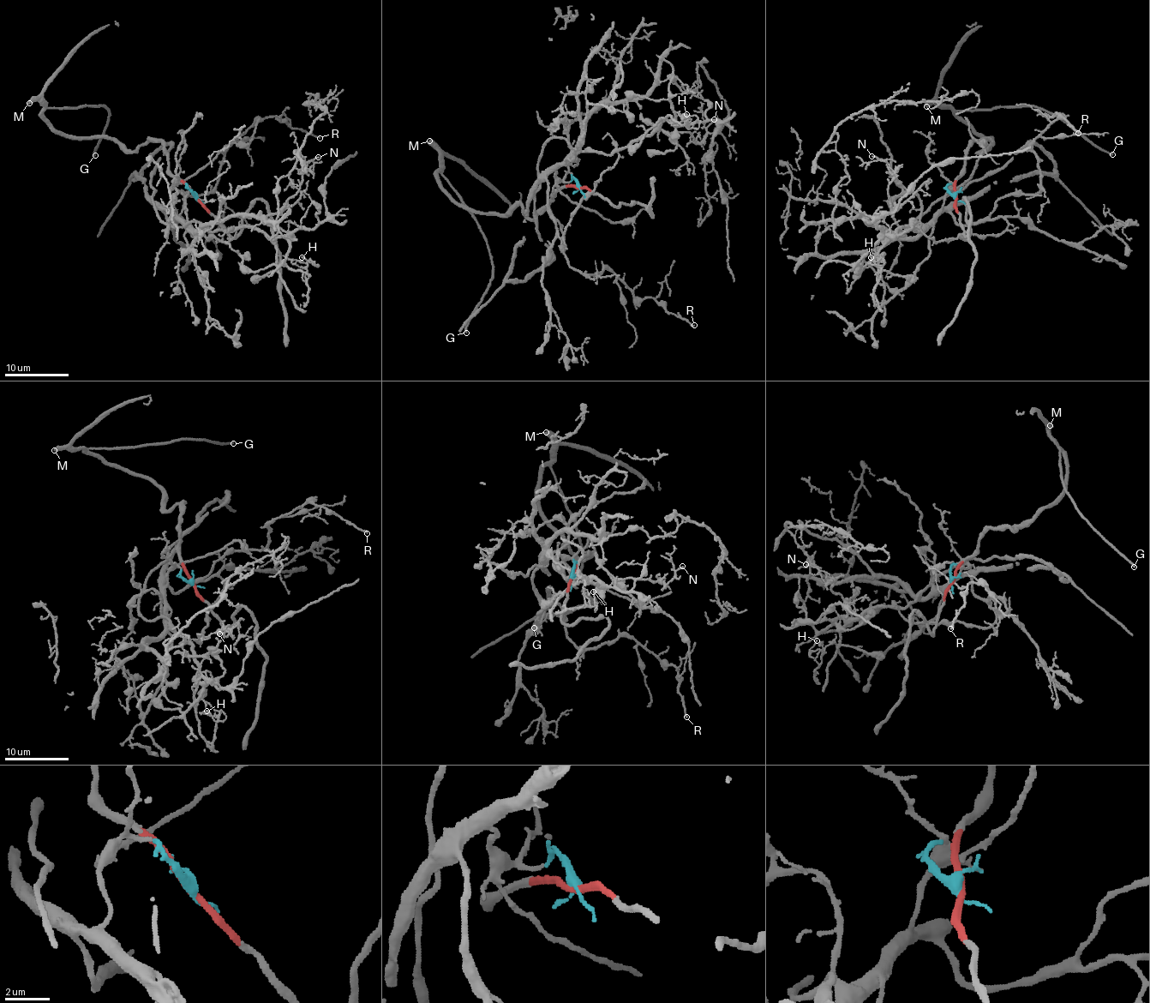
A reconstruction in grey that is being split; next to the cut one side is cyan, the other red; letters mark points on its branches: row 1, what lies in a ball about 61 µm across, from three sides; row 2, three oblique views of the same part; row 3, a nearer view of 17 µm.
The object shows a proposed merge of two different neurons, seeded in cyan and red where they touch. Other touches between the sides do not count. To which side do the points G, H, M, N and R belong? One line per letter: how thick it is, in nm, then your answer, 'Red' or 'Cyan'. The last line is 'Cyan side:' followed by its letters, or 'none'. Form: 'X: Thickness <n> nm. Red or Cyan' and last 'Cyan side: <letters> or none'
G: Thickness 220 nm. Red
H: Thickness 130 nm. Cyan
M: Thickness 550 nm. Red
N: Thickness 120 nm. Cyan
R: Thickness 160 nm. Cyan
Cyan side: H, N, R

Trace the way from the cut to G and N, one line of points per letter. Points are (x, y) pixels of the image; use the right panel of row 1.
G: (955, 196), (967, 147), (992, 143), (980, 151), (993, 139), (956, 113), (1046, 110), (1112, 153)
N: (955, 196), (951, 183), (941, 210), (915, 237), (889, 235), (863, 216), (890, 211), (896, 170), (871, 155)

